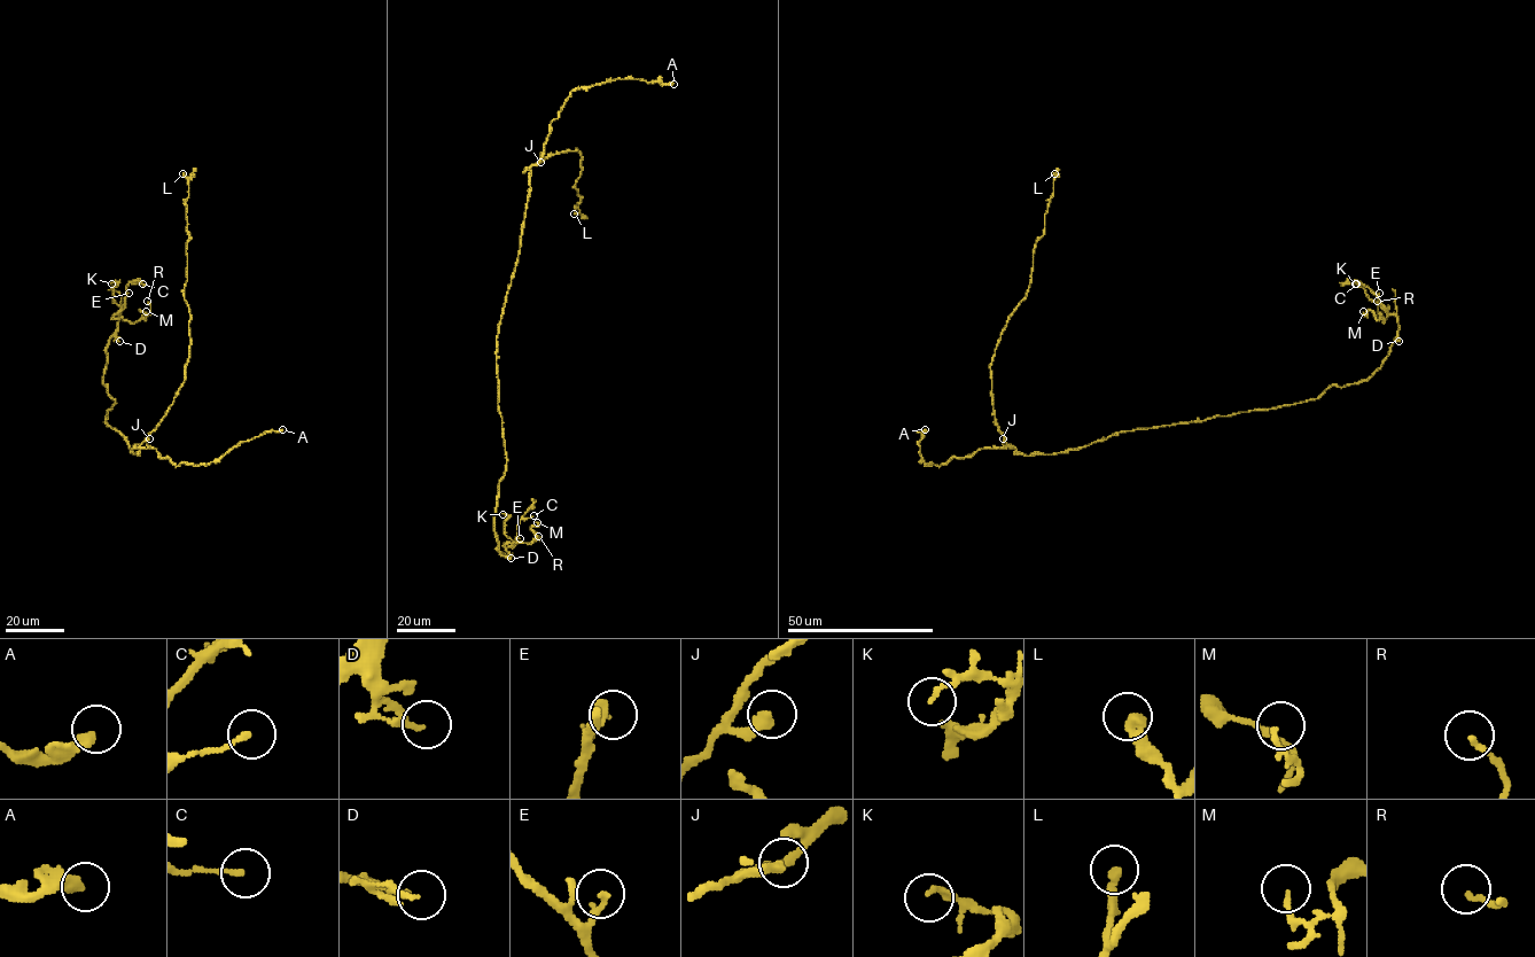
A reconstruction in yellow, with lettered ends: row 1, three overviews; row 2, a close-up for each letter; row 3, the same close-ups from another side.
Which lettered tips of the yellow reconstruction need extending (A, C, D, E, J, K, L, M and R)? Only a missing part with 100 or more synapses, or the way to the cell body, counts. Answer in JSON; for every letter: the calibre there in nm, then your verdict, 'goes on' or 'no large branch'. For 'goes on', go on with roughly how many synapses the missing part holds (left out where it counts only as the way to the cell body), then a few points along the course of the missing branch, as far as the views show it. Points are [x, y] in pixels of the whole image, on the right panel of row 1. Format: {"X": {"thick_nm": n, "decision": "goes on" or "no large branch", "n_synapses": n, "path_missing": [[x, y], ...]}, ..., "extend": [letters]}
{"A": {"thick_nm": 320, "decision": "no large branch"}, "C": {"thick_nm": 150, "decision": "no large branch"}, "D": {"thick_nm": 140, "decision": "no large branch"}, "E": {"thick_nm": 170, "decision": "no large branch"}, "J": {"thick_nm": 320, "decision": "no large branch"}, "K": {"thick_nm": 120, "decision": "no large branch"}, "L": {"thick_nm": 360, "decision": "no large branch"}, "M": {"thick_nm": 140, "decision": "no large branch"}, "R": {"thick_nm": 160, "decision": "no large branch"}, "extend": []}

